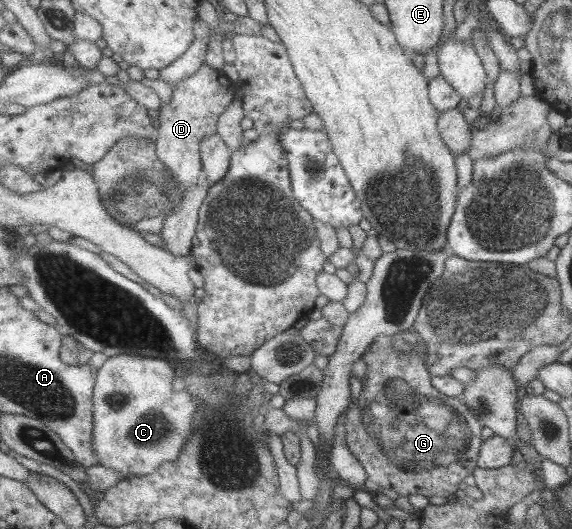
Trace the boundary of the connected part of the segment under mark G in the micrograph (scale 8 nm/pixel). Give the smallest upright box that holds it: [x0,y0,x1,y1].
[346,328,484,496]

